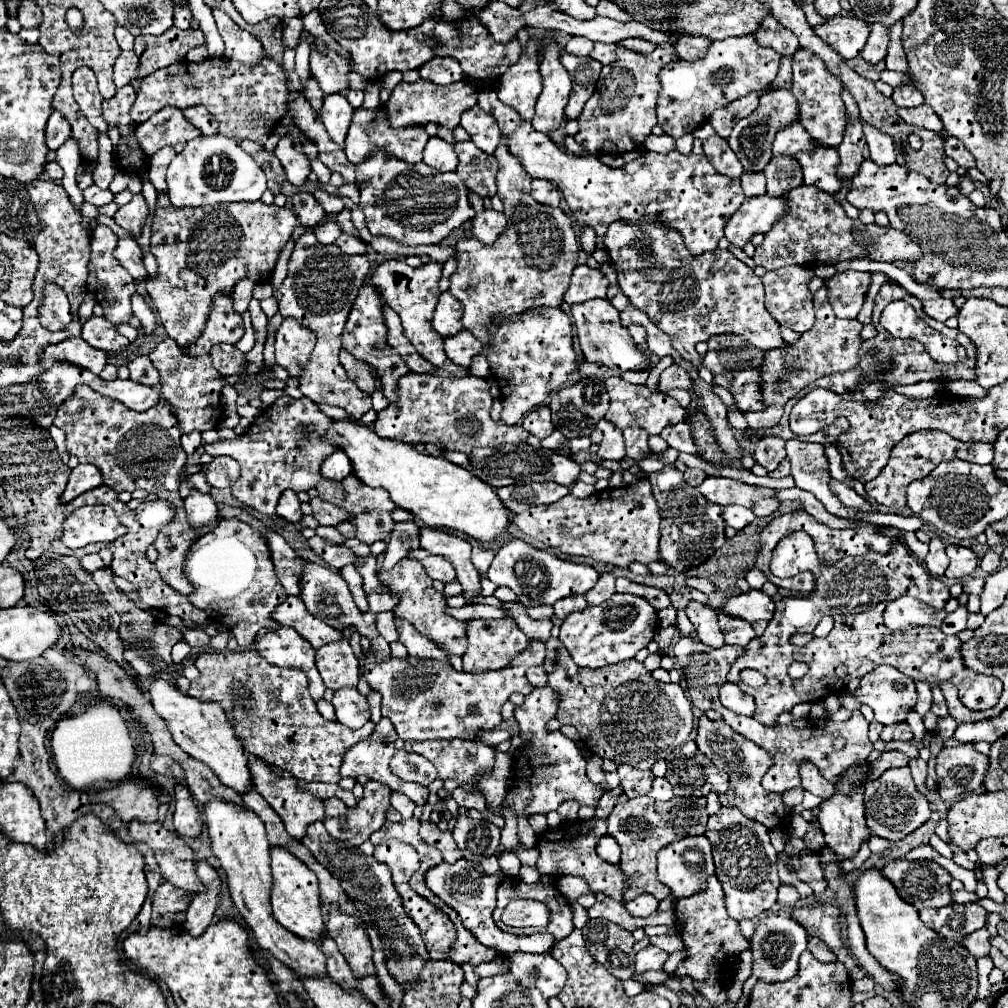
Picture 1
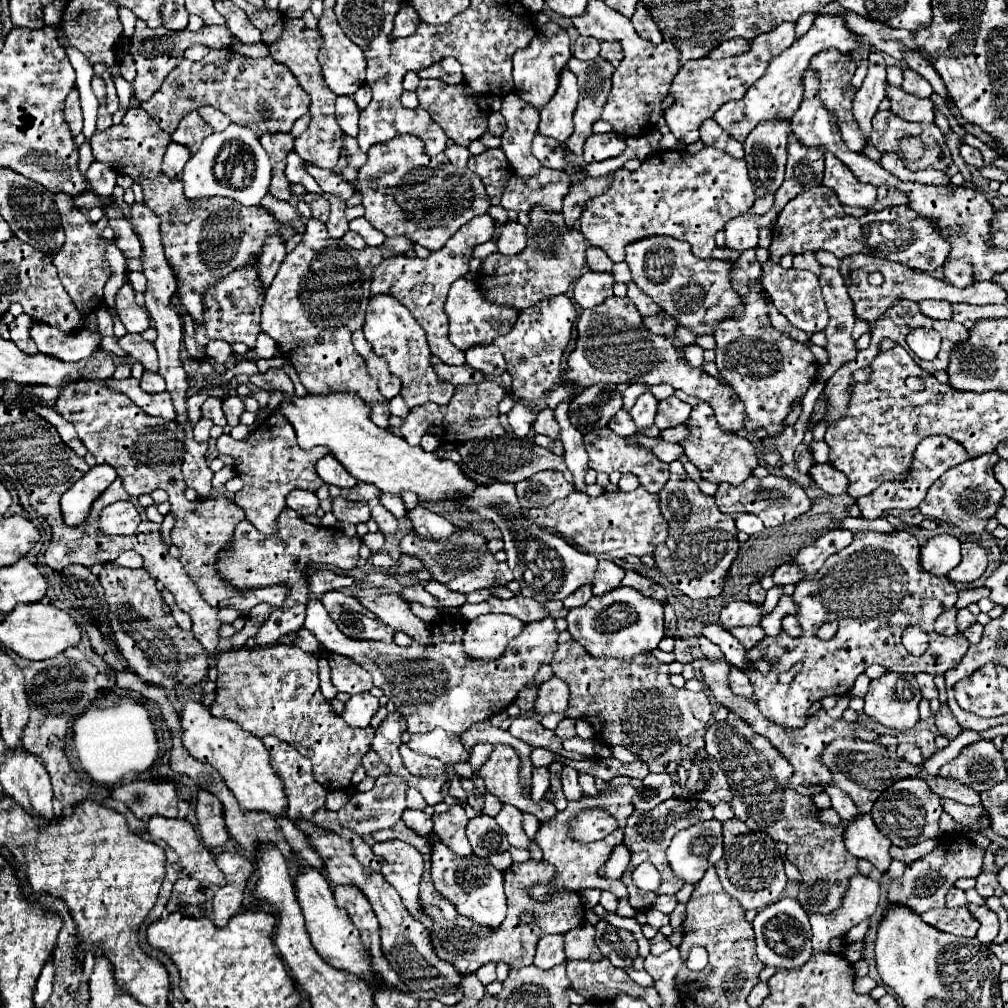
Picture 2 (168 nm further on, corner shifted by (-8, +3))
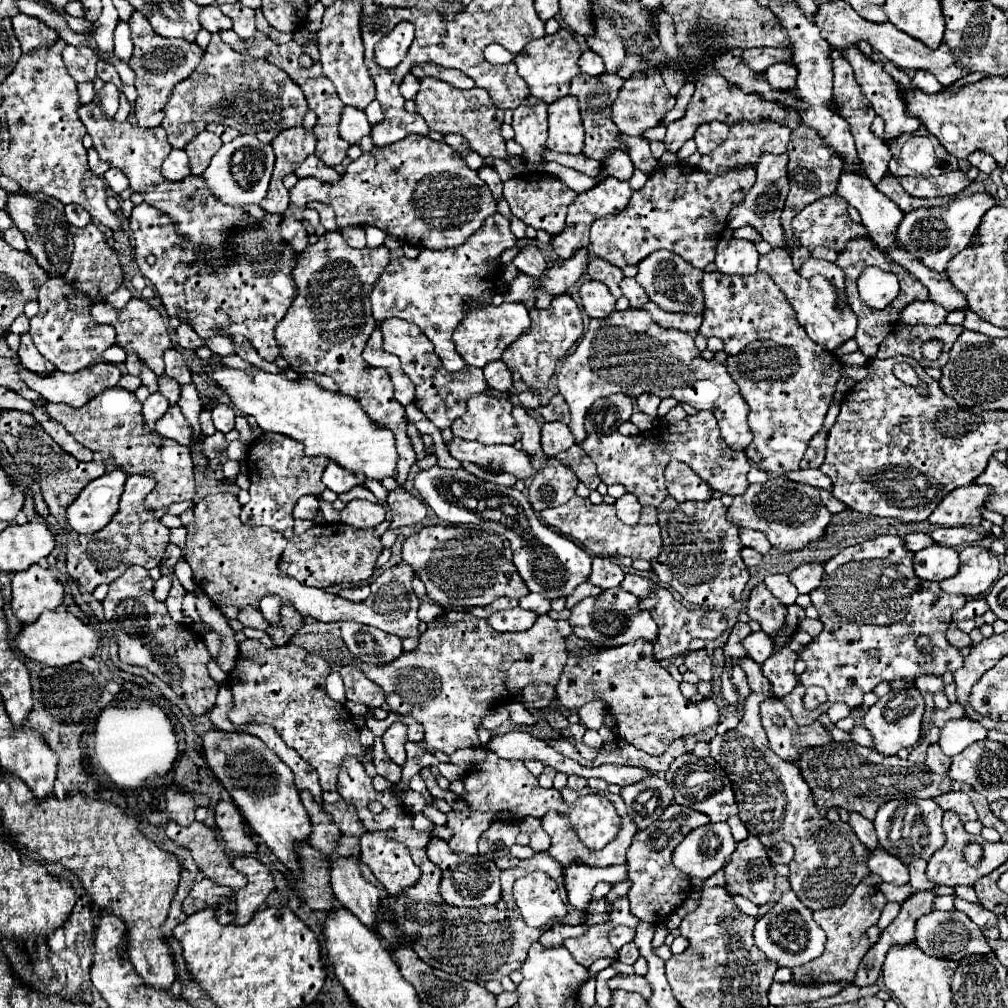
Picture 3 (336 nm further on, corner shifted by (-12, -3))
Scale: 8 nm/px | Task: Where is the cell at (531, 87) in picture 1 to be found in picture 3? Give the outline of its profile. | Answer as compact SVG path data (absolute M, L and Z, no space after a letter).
M558 29L554 35L546 35L542 39L534 39L528 43L514 59L520 77L528 83L530 95L540 97L540 101L558 101L568 95L570 91L570 81L574 75L580 73L578 67L578 57L582 55L574 35L568 29Z

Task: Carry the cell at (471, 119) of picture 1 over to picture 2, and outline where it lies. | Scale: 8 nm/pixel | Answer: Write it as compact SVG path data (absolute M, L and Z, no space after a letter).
M492 113L490 115L490 119L488 119L488 131L492 133L492 135L496 135L496 137L500 137L502 133L504 133L504 127L506 127L506 121L504 121L504 117L502 117L502 113Z

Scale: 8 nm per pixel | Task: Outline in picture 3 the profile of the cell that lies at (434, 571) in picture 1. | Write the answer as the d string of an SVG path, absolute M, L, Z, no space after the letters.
M422 527L402 543L402 561L410 565L426 585L428 597L438 605L488 605L496 597L524 597L528 587L512 561L504 559L504 545L496 533L472 527Z

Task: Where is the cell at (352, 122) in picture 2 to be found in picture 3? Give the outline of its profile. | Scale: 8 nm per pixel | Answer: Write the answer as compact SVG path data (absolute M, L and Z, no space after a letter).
M344 107L342 121L340 121L340 137L344 141L348 141L350 145L356 145L368 133L370 133L370 123L368 123L364 111Z

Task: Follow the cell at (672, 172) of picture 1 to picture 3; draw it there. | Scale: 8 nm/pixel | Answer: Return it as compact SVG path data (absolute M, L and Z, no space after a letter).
M678 163L674 167L660 165L654 173L650 173L646 185L632 193L624 211L592 223L592 253L624 269L626 265L638 265L652 251L668 249L694 267L704 269L714 261L716 245L726 229L730 209L744 201L754 181L756 173L750 165L730 169L722 175L704 173L688 163Z

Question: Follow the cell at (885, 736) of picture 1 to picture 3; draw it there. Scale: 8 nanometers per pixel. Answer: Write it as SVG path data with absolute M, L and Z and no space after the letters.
M934 743L928 747L928 757L926 757L926 767L934 773L946 773L950 767L950 757L942 753L940 745Z

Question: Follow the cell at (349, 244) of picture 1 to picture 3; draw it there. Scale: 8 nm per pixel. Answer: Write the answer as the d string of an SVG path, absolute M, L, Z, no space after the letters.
M348 227L348 229L344 229L342 237L354 249L364 249L366 247L366 237L364 237L364 229L362 227Z

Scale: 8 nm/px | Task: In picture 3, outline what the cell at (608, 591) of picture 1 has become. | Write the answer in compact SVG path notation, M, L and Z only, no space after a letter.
M594 557L590 583L600 587L602 591L618 587L624 579L624 571L610 557Z

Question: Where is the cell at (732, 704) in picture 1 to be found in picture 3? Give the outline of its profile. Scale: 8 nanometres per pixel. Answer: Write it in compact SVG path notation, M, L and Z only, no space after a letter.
M734 667L732 669L732 683L736 687L736 691L740 693L742 699L746 699L750 695L750 687L748 687L748 679L746 679L746 673L740 669L740 667Z

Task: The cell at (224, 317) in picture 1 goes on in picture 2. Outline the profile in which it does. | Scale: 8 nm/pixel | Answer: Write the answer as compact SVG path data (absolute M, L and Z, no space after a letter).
M258 257L252 259L250 263L246 263L244 267L238 267L236 271L232 271L232 275L220 279L214 287L210 287L204 293L202 325L192 321L192 317L186 313L186 309L180 307L178 295L174 293L172 295L172 305L176 305L178 311L180 311L182 325L184 325L184 345L186 345L188 353L192 357L202 359L204 357L204 347L212 339L222 339L222 341L228 341L228 343L242 341L250 349L254 349L256 347L256 337L260 333L260 309L262 309L262 303L264 303L264 295L266 295L266 287L258 279Z

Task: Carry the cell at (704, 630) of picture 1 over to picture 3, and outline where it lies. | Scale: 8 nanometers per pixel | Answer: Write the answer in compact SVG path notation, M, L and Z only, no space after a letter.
M742 657L740 661L728 661L728 659L726 659L726 663L728 663L728 665L738 665L738 667L742 667L742 669L746 671L746 675L748 675L748 685L750 685L752 691L768 691L768 689L770 689L768 679L760 673L760 665L756 665L750 657Z

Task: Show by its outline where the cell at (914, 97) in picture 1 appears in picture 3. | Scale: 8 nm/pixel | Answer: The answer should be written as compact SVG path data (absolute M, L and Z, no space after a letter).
M916 71L916 75L912 77L912 85L924 93L940 93L944 87L936 81L936 77L928 71Z

